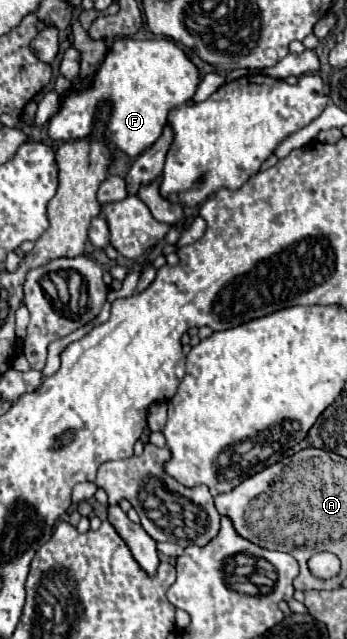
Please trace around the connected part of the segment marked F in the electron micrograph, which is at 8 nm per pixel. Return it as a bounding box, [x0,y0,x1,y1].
[49,38,201,156]

